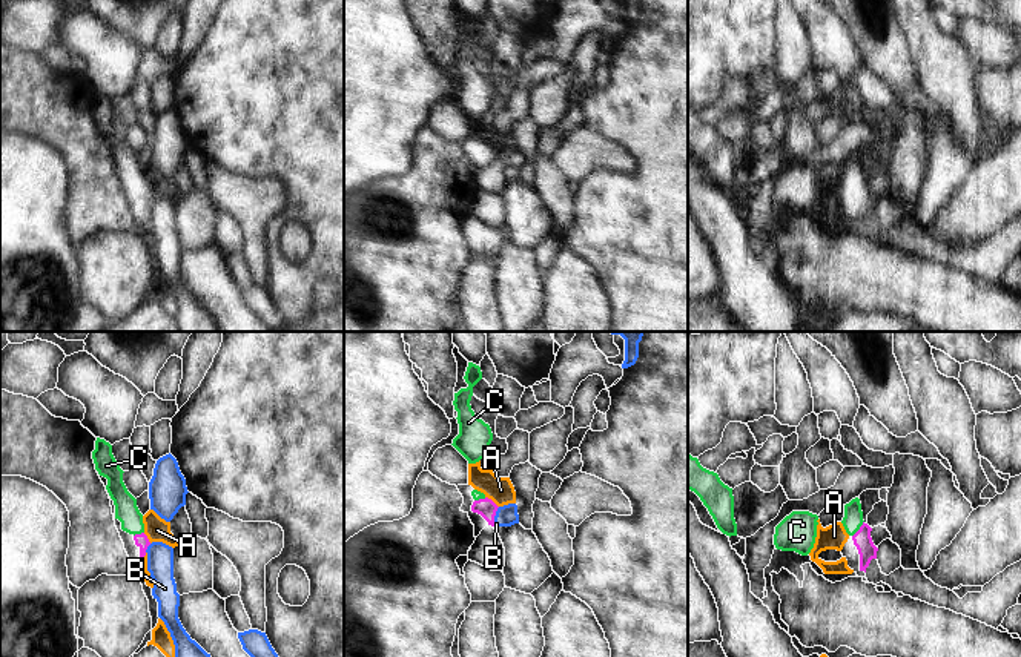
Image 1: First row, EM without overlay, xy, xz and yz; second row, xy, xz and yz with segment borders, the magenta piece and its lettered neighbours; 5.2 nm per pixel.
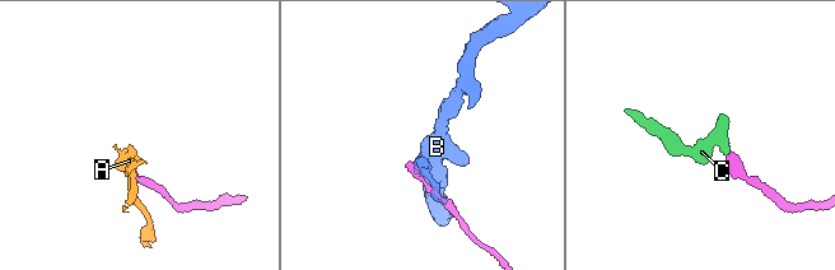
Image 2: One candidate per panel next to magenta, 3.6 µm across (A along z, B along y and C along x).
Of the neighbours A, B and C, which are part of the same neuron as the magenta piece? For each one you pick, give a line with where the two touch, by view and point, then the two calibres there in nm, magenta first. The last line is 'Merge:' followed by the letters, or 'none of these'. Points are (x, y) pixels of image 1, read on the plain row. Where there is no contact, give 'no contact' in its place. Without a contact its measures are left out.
C: meets magenta in yz at (860, 184); 100 nm thick on the magenta side, 100 nm on the other
Merge: C

